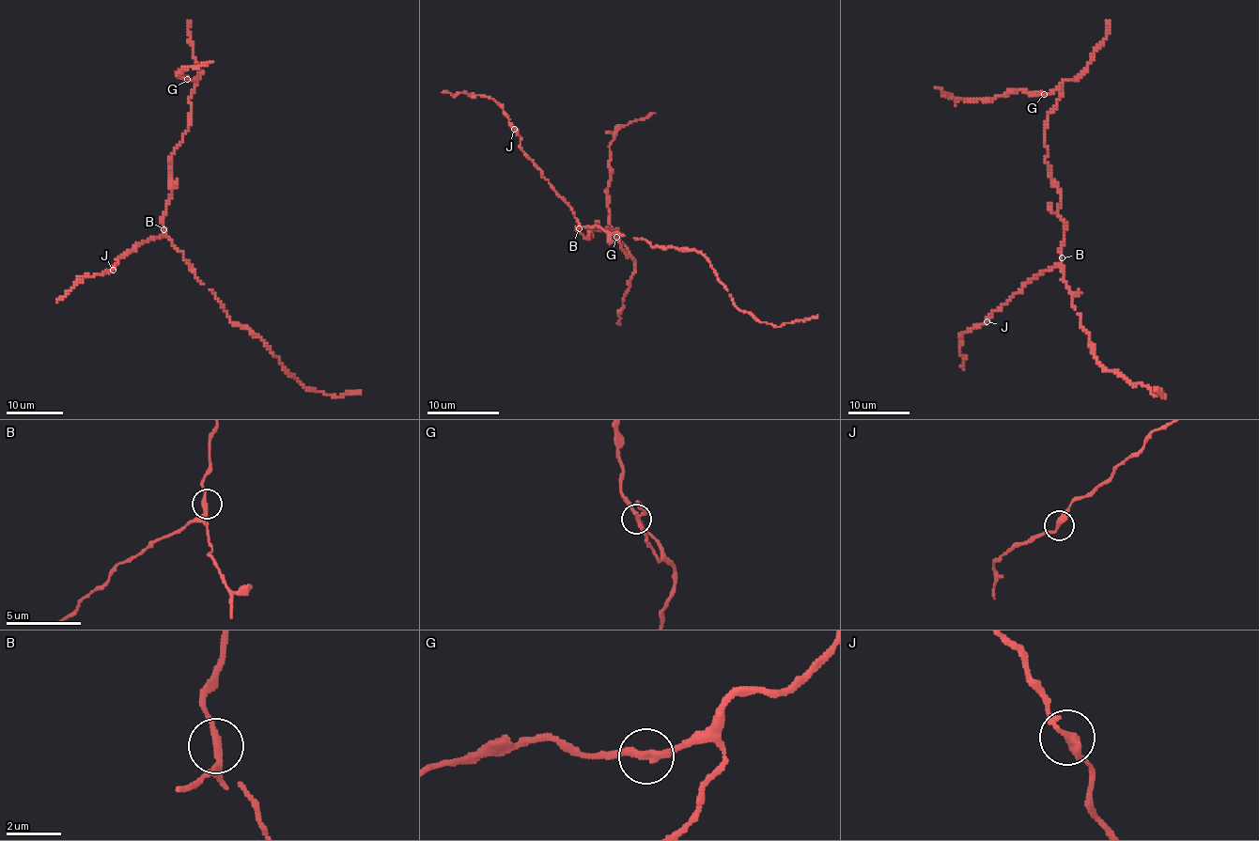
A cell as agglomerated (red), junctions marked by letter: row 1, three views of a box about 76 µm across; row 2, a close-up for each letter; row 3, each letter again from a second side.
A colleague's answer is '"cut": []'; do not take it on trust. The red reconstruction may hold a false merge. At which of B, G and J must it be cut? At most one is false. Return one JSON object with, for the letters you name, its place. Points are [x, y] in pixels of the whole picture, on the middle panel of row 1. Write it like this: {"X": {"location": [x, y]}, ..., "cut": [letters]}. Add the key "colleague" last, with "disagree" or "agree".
{"cut": [], "colleague": "agree"}

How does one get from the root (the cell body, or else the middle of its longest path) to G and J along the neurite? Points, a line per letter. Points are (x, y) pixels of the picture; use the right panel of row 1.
G: (1062, 254), (1066, 225), (1058, 214), (1060, 190), (1046, 161), (1045, 127), (1062, 94), (1044, 94)
J: (1062, 254), (1059, 262), (1029, 280), (1006, 303), (994, 310), (986, 321)

